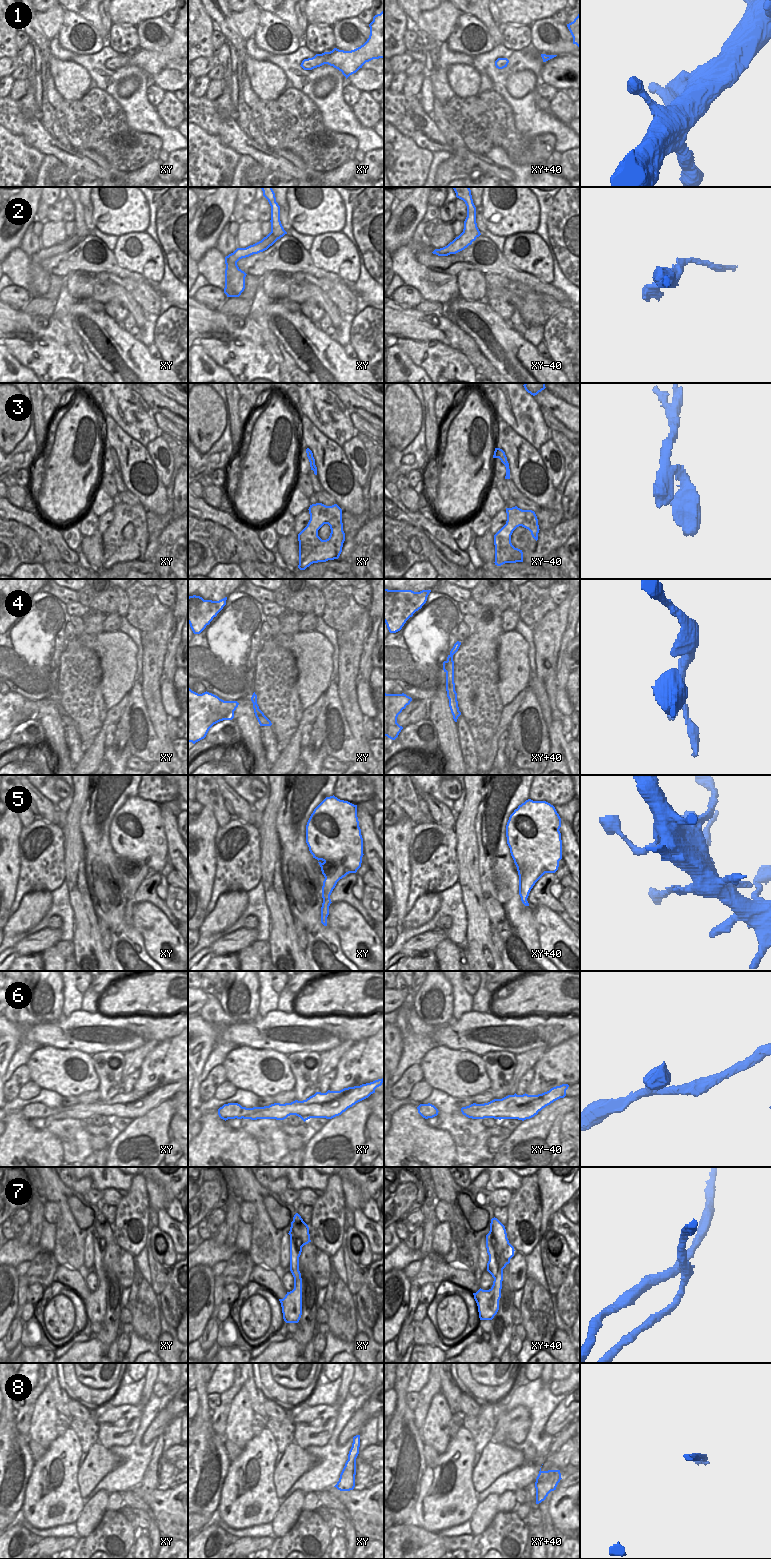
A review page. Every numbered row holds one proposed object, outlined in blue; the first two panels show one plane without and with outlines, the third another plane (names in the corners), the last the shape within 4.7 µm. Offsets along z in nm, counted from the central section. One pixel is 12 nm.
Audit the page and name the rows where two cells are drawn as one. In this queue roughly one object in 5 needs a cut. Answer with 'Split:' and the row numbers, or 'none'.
Split: 4, 7, 8

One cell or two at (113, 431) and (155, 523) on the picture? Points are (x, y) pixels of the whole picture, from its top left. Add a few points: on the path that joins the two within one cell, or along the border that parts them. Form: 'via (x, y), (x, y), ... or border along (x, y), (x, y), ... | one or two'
border along (167, 495), (168, 507), (163, 514), (146, 511) | two

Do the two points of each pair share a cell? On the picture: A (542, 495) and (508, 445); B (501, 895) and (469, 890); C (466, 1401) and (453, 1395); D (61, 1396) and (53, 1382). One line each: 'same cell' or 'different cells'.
A: same cell
B: different cells
C: different cells
D: same cell

